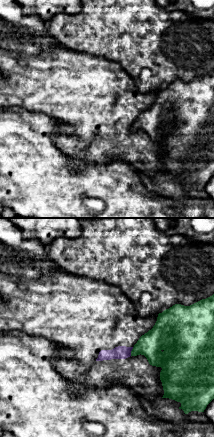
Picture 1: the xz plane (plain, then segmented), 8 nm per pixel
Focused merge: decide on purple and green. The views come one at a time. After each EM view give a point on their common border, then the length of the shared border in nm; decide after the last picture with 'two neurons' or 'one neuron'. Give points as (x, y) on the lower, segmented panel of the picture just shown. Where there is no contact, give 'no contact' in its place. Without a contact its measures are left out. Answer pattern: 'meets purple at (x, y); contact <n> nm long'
meets purple at (131, 350); contact 80 nm long

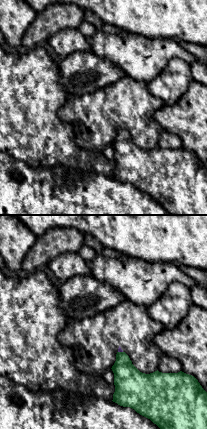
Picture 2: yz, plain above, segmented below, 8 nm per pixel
meets purple at (120, 351); contact 40 nm long

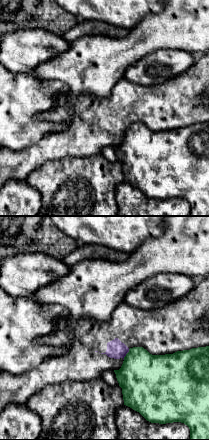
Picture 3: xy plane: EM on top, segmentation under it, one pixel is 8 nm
meets purple at (126, 353); contact 100 nm long

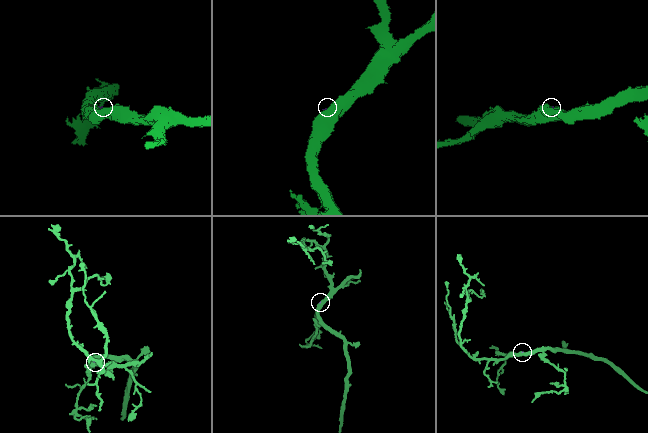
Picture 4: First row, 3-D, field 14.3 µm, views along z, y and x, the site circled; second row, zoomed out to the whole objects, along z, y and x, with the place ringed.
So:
two neurons

